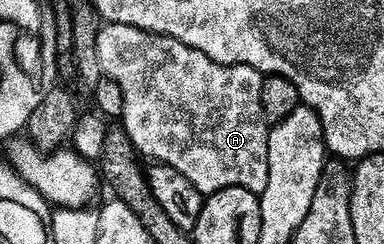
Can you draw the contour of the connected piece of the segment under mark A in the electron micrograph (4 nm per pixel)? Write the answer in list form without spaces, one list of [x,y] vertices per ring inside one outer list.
[[[107,24],[99,33],[99,45],[97,54],[100,56],[104,77],[111,79],[121,88],[124,94],[124,112],[121,119],[121,127],[127,137],[133,142],[136,152],[140,157],[149,161],[167,164],[189,178],[193,186],[203,193],[204,197],[211,196],[214,192],[220,192],[226,188],[244,188],[250,192],[262,193],[269,183],[269,125],[262,110],[262,86],[265,79],[264,73],[258,72],[247,64],[218,64],[213,62],[201,50],[193,50],[193,46],[185,46],[185,42],[177,42],[177,38],[169,38],[161,34],[146,32],[133,26],[124,24]]]

